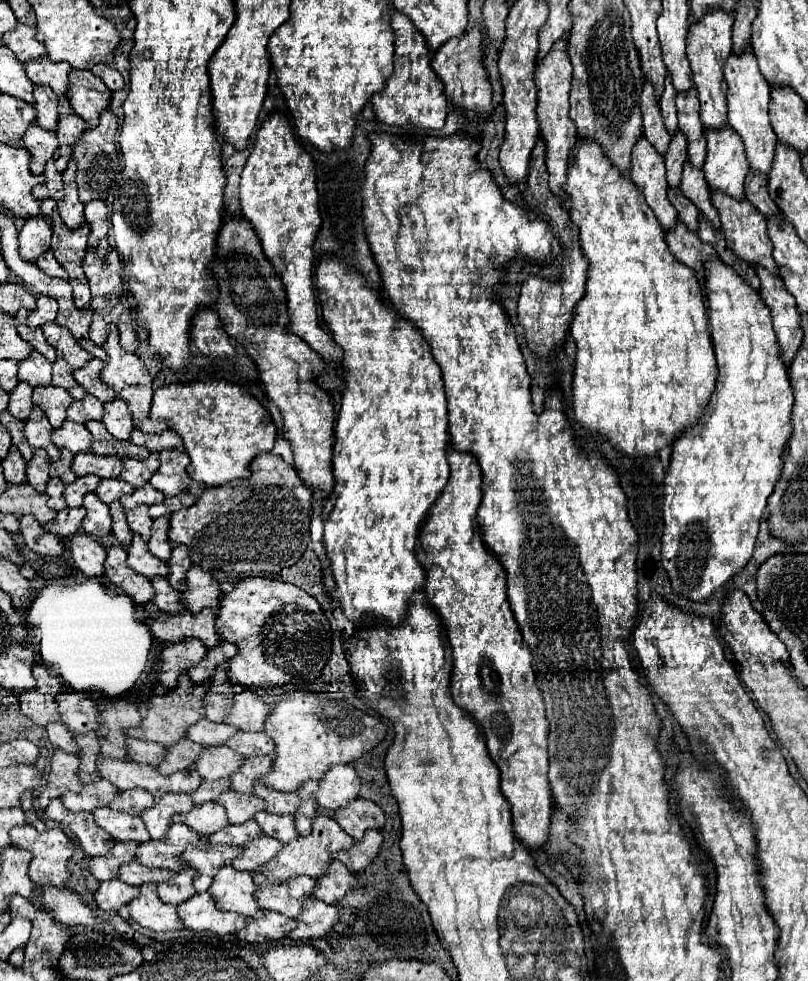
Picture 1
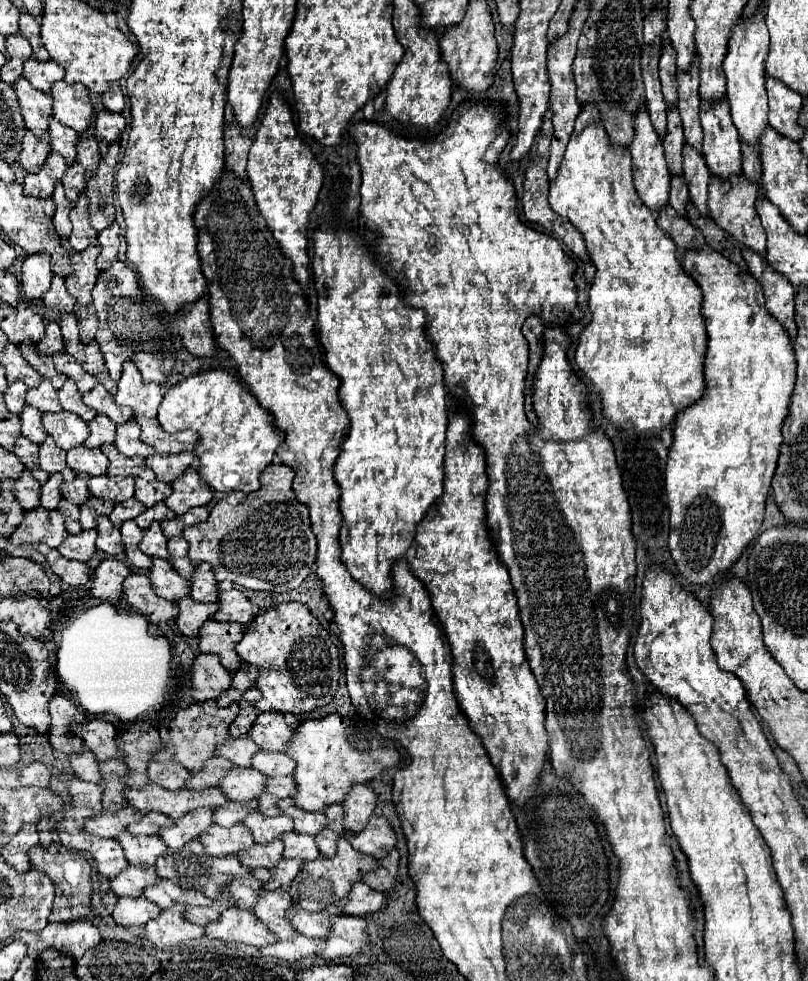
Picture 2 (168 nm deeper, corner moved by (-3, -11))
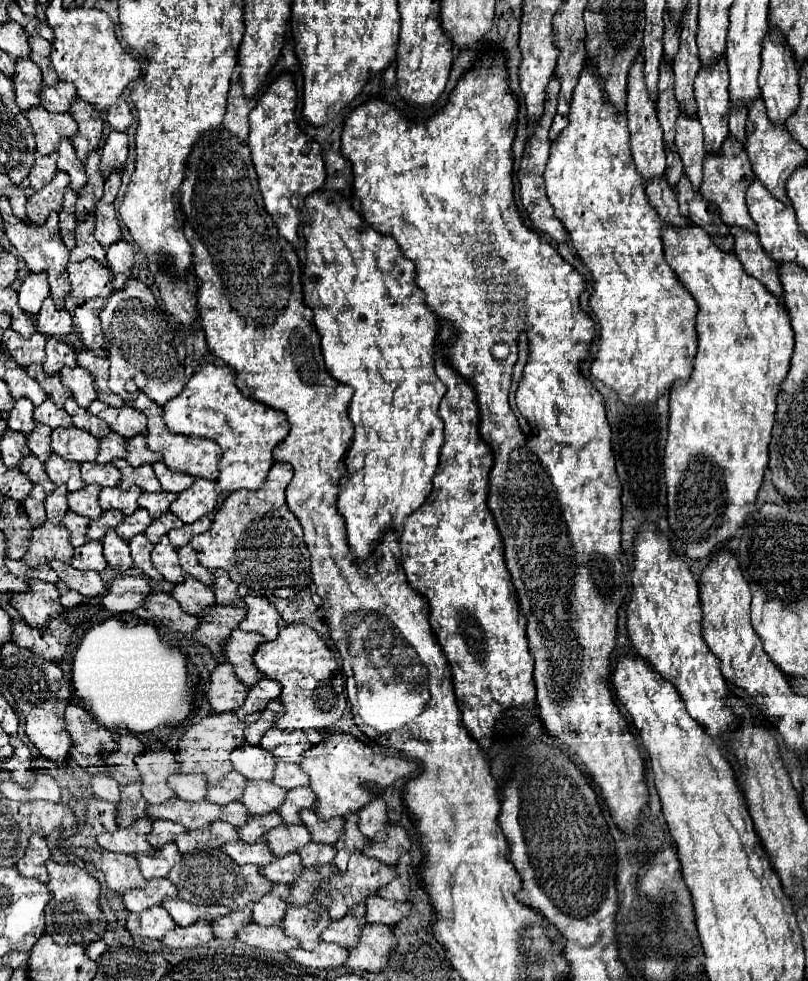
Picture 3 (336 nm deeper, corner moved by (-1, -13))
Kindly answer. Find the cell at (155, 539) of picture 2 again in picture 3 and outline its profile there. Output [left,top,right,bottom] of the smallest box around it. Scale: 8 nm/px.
[151,535,185,583]

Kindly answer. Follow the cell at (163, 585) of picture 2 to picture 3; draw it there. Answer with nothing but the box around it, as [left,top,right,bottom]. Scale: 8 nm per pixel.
[171,577,215,615]

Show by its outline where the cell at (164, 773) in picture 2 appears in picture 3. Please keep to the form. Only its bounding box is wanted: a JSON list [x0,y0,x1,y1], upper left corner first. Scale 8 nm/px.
[169,775,205,801]

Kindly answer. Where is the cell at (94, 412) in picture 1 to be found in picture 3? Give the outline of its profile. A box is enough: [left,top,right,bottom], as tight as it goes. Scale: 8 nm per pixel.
[97,431,125,463]

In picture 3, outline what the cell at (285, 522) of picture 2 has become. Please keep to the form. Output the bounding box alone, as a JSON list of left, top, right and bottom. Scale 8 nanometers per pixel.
[191,463,311,599]

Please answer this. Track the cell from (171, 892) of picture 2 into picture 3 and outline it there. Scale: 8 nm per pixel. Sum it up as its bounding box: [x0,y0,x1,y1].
[161,897,229,925]

